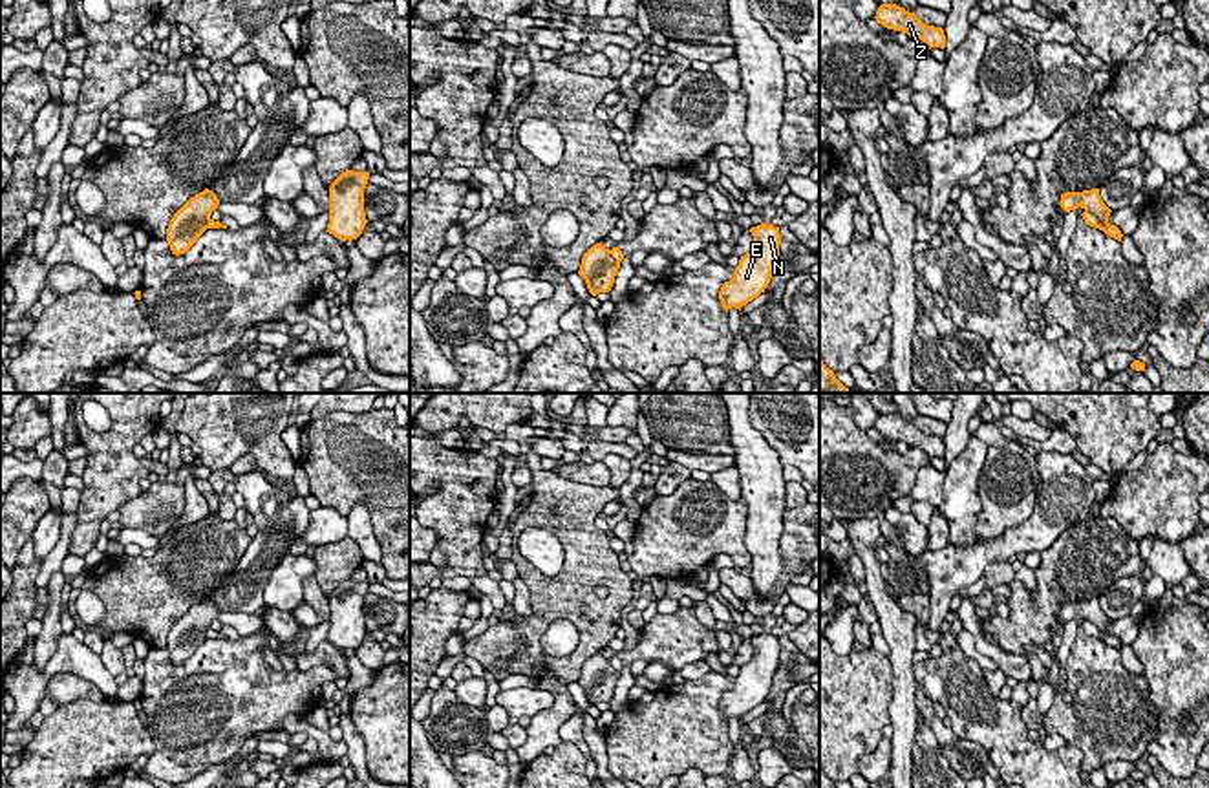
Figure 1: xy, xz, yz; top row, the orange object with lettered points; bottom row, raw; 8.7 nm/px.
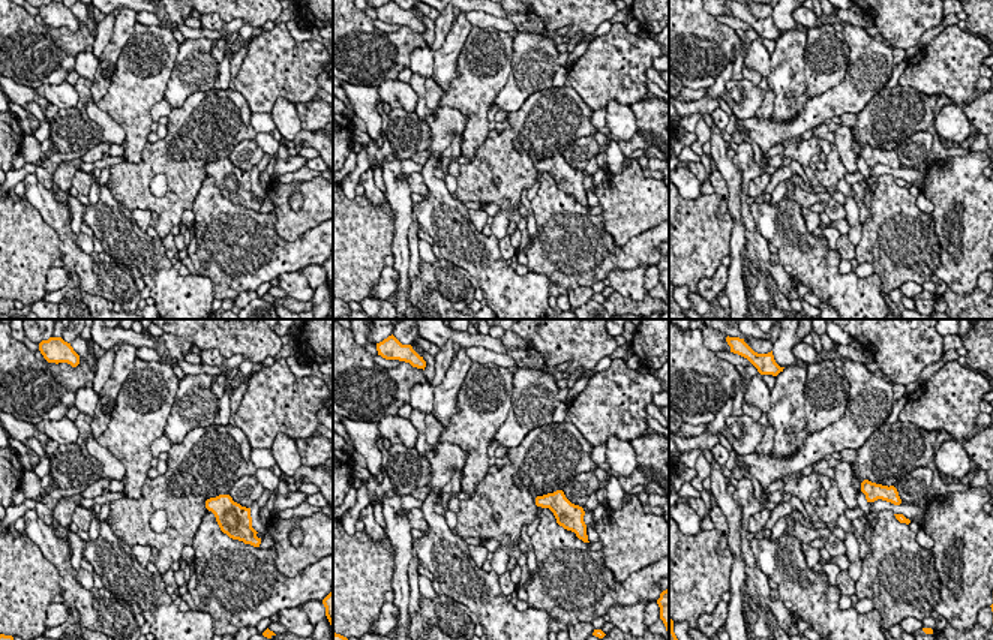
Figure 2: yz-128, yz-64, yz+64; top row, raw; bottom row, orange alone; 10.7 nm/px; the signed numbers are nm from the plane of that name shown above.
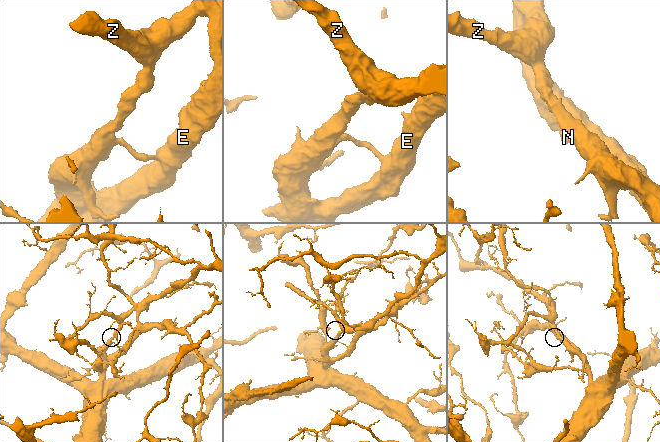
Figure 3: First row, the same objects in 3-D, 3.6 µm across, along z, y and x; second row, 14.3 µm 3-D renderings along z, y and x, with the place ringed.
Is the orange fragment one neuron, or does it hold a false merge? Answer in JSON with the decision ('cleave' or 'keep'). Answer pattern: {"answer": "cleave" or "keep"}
{"answer": "cleave"}

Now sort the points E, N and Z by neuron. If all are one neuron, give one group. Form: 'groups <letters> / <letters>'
groups E N / Z

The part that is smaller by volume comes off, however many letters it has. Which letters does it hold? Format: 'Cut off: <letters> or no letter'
Cut off: Z

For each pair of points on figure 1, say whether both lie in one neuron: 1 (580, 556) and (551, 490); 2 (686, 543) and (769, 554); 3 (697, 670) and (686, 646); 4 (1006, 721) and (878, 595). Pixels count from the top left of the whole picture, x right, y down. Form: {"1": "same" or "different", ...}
{"1": "same", "2": "different", "3": "different", "4": "different"}

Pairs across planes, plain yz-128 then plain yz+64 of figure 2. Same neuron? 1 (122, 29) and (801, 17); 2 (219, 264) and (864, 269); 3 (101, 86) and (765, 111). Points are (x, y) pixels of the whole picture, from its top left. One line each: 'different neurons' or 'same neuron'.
1: different neurons
2: different neurons
3: same neuron

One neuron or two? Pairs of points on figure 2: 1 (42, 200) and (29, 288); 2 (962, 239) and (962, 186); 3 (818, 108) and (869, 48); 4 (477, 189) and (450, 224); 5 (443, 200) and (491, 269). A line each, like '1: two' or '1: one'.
1: two
2: one
3: one
4: two
5: one

